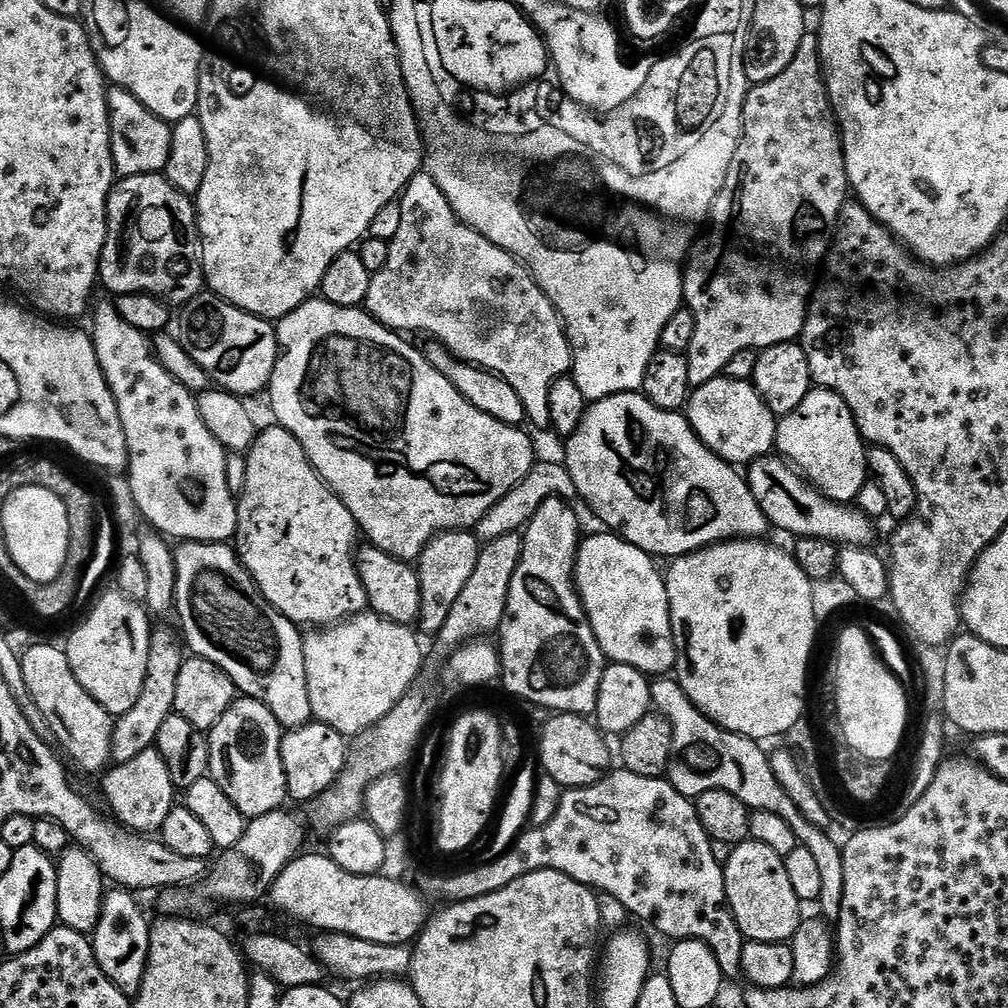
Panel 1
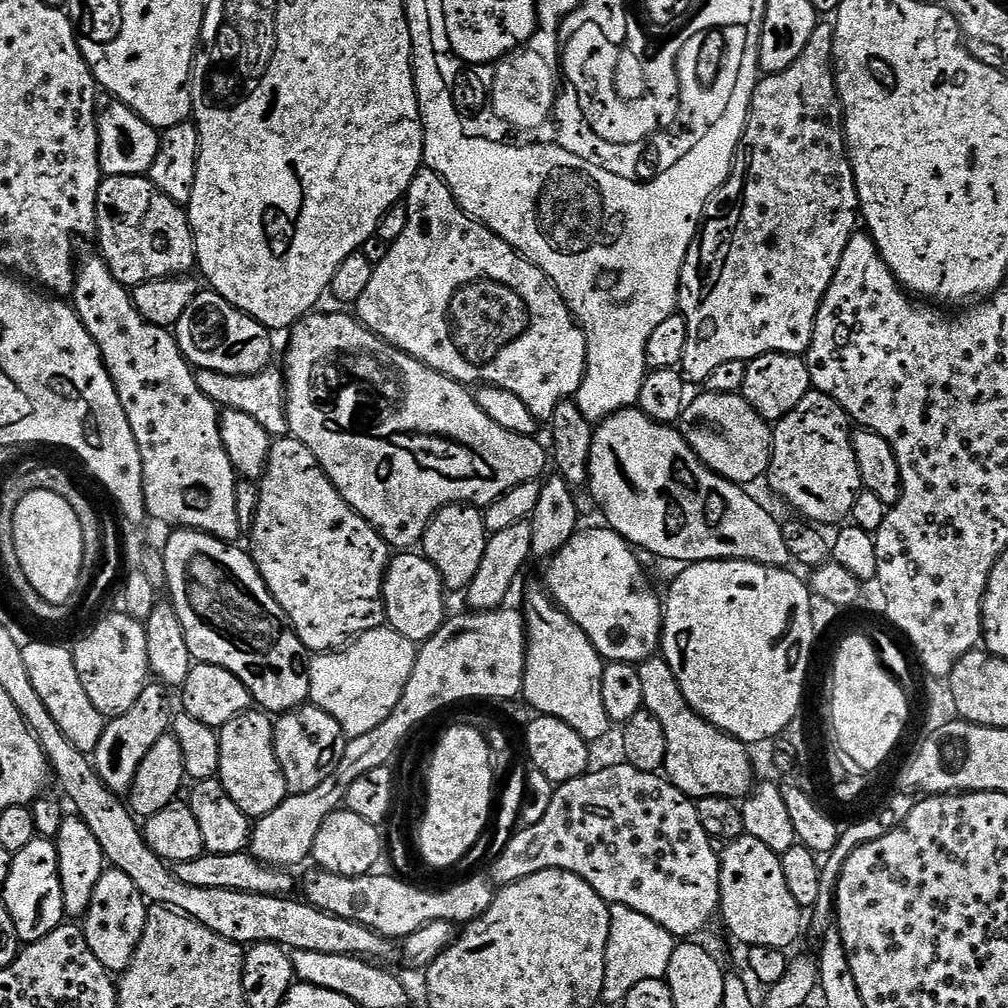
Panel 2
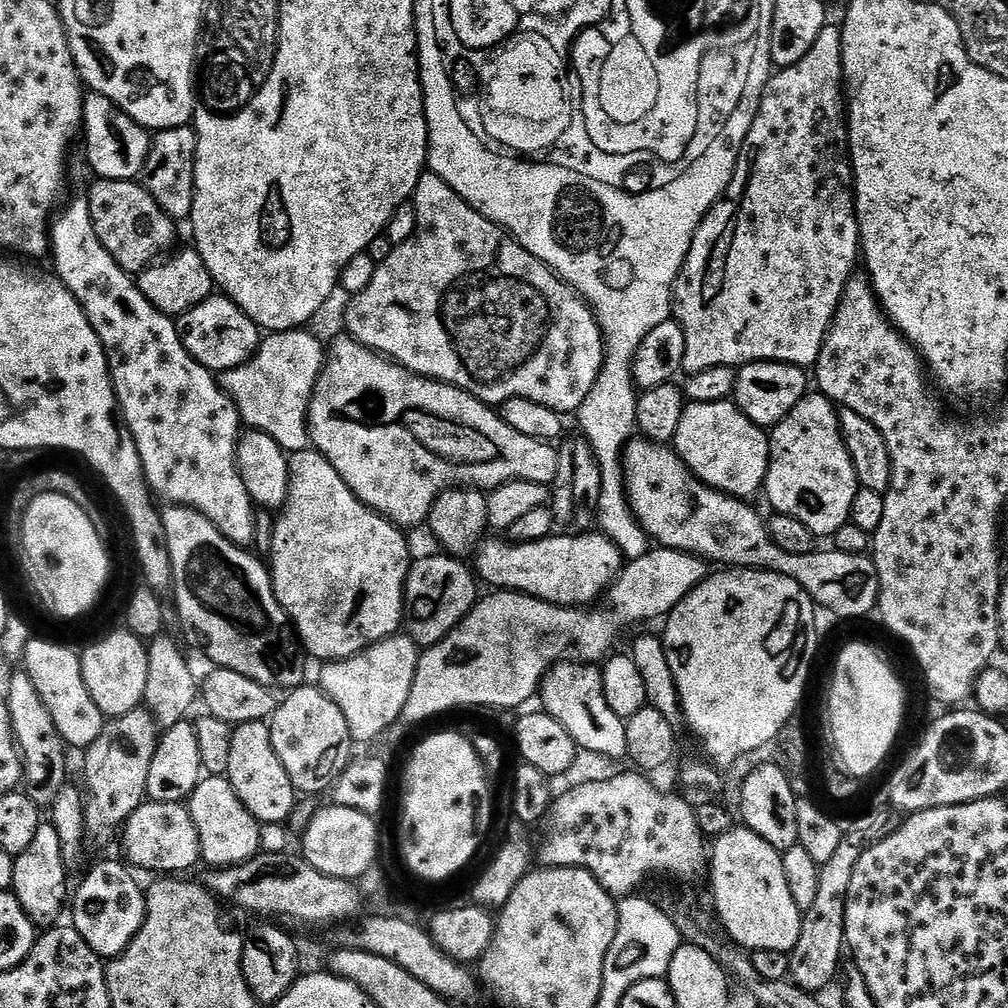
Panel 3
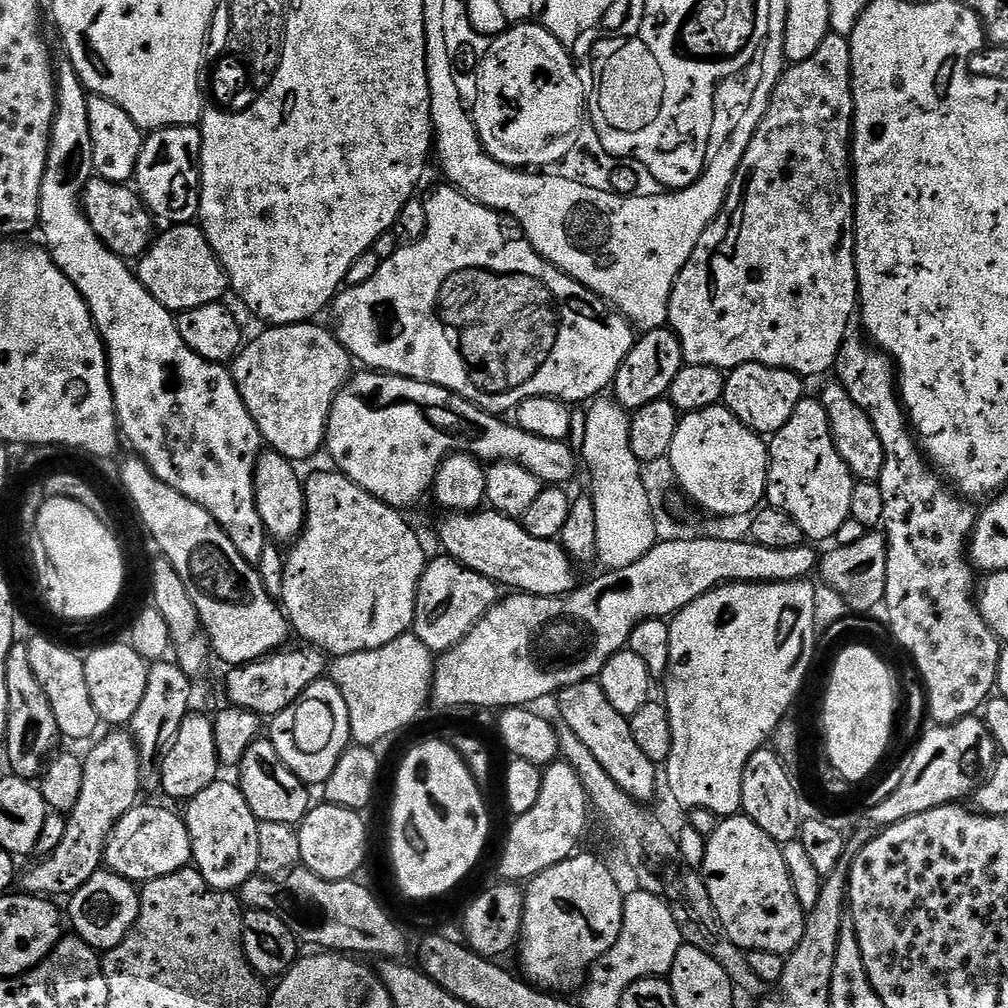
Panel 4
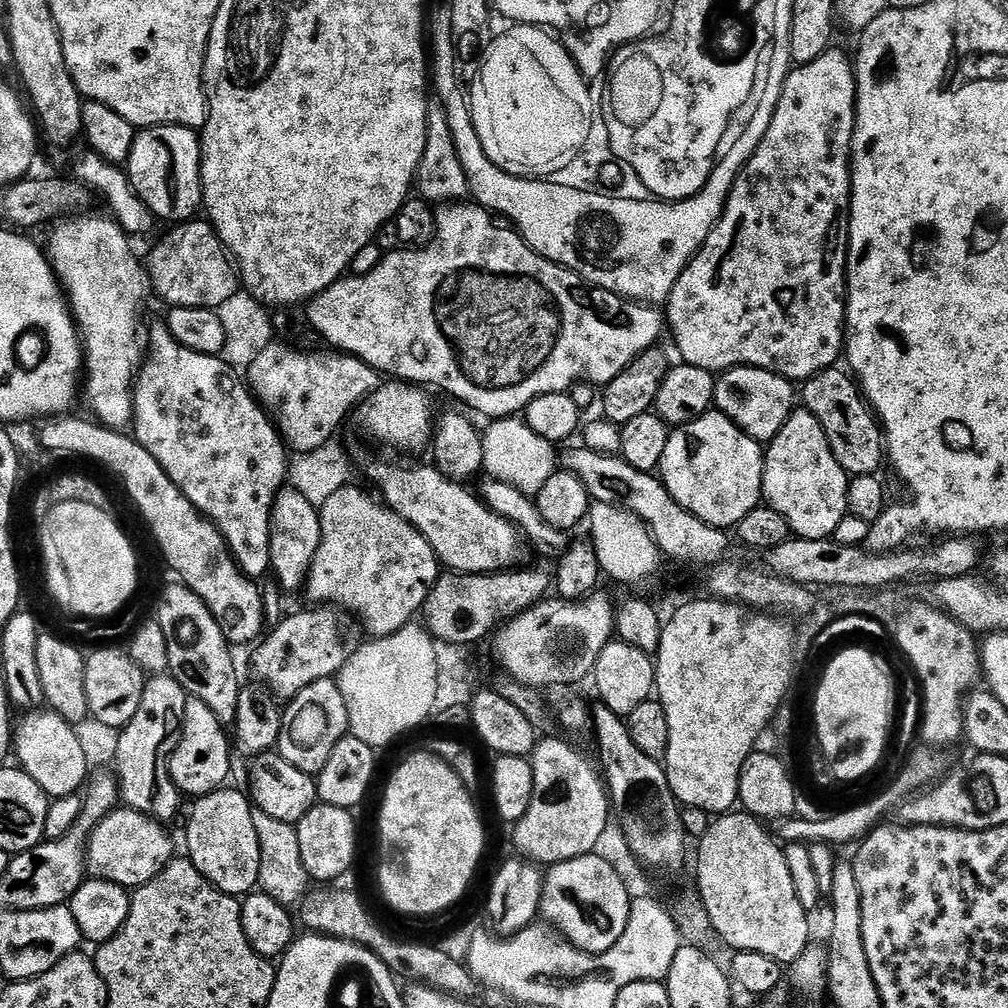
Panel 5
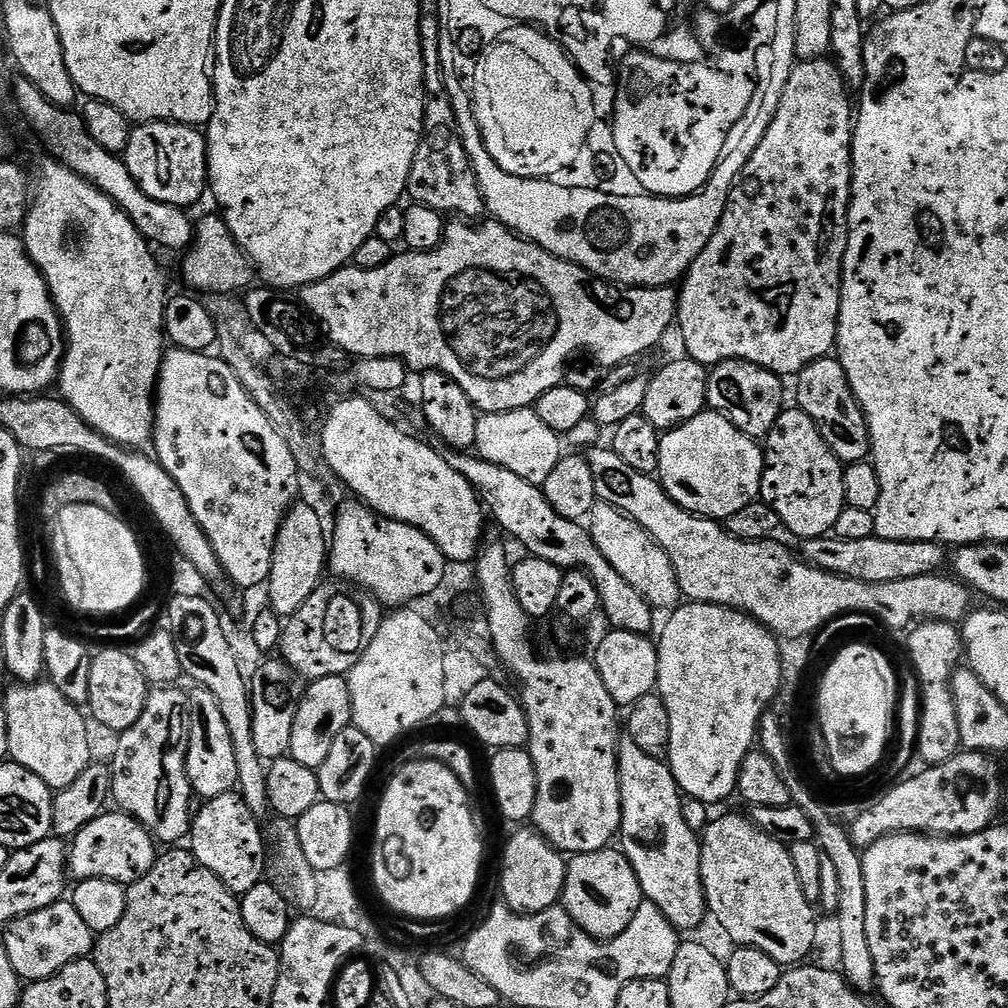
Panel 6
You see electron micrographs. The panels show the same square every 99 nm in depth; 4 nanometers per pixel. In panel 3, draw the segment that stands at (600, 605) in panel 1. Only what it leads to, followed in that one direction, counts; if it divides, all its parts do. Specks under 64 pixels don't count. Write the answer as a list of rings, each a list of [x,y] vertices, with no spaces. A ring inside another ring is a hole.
[[[553,534],[545,540],[512,543],[504,538],[485,538],[474,553],[475,575],[483,583],[485,580],[493,584],[493,589],[523,592],[525,596],[533,596],[535,600],[544,600],[558,608],[595,605],[608,585],[620,575],[622,553],[619,546],[603,534],[576,535],[580,536]]]

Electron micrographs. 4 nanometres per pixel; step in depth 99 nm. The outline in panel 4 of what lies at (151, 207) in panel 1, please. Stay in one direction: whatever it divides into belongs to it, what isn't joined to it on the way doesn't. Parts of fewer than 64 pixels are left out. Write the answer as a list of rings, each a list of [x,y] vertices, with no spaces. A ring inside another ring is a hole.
[[[93,178],[88,181],[82,193],[82,207],[88,215],[94,234],[102,238],[102,242],[111,252],[121,258],[129,258],[128,256],[139,258],[147,252],[149,244],[154,239],[154,231],[152,232],[154,217],[131,187]]]

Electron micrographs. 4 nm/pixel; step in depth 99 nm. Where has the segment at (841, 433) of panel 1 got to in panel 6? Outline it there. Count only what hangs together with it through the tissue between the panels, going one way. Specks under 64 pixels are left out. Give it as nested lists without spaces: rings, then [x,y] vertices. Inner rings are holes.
[[[799,406],[785,407],[763,441],[764,473],[760,500],[778,514],[781,525],[801,541],[827,537],[838,522],[844,503],[845,465],[830,450],[818,426]]]

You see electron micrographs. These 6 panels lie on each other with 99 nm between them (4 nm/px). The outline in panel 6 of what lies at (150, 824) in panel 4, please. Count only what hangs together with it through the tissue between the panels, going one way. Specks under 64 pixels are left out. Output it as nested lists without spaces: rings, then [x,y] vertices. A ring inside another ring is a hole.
[[[105,810],[77,836],[71,837],[68,870],[71,879],[76,882],[102,878],[127,886],[150,874],[156,864],[157,855],[157,841],[143,824],[138,823],[127,812]]]

